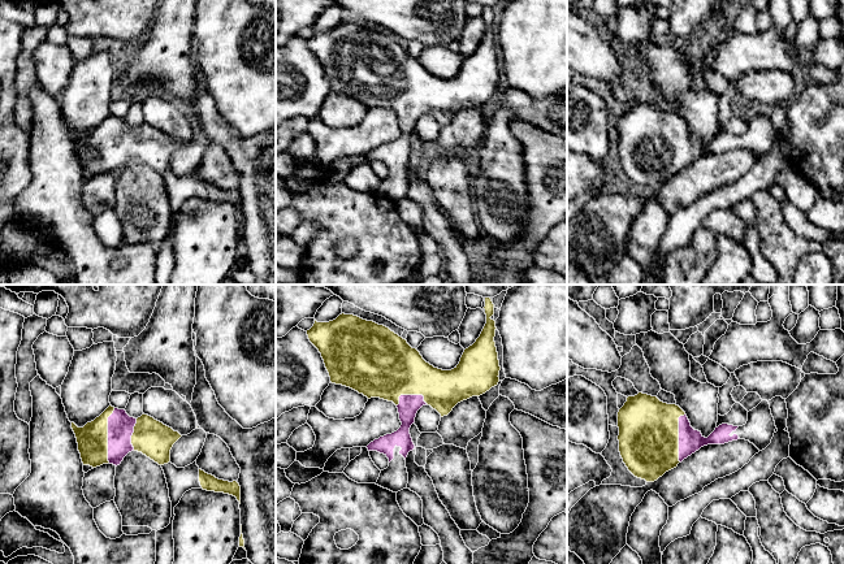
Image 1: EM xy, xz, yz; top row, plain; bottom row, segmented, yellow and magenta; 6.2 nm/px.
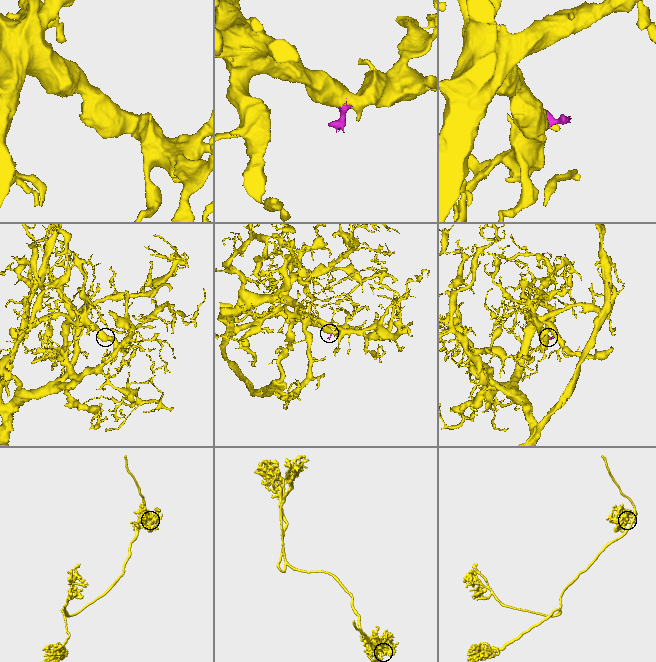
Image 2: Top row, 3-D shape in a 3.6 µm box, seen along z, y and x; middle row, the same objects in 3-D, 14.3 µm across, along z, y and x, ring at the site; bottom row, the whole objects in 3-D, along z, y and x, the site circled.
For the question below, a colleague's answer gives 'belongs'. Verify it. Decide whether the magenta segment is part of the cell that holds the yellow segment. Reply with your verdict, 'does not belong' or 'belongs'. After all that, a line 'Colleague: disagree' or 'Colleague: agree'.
belongs
Colleague: agree

